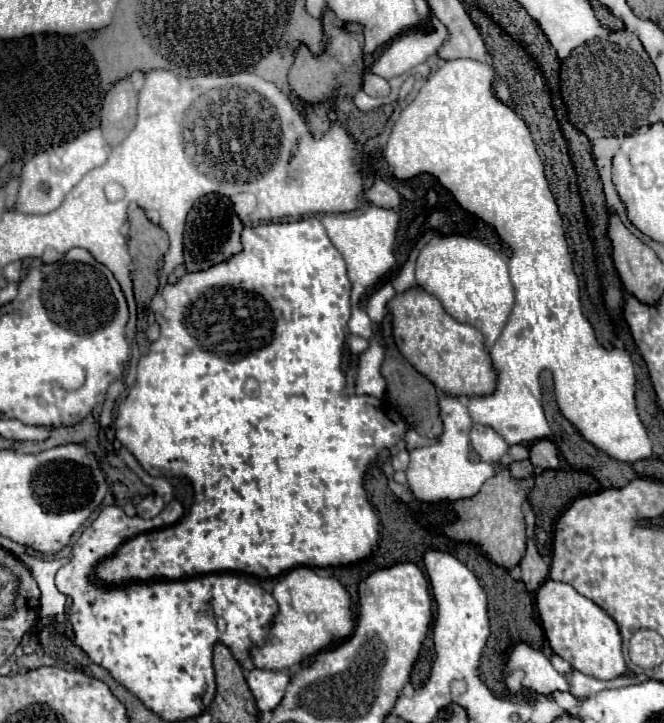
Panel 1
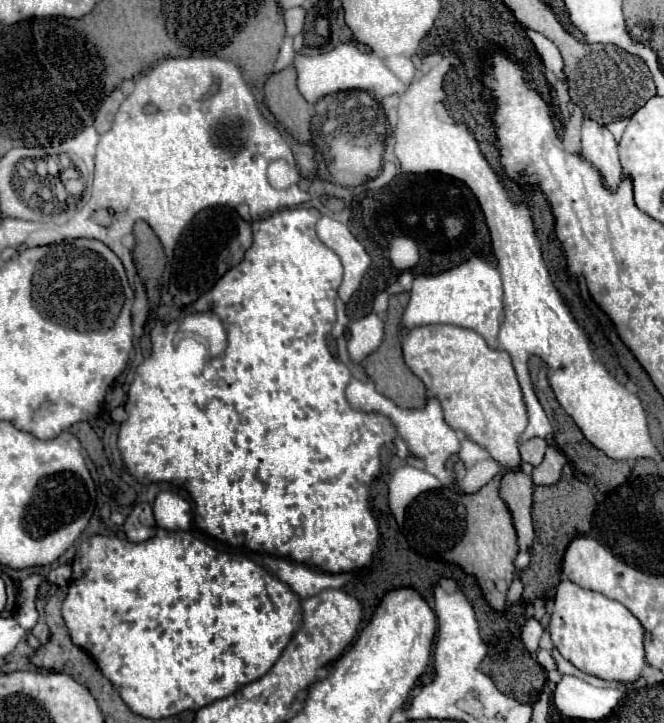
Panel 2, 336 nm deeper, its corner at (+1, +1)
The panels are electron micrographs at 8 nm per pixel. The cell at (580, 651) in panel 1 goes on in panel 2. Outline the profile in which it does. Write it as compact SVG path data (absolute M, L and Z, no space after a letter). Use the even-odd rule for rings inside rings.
M561 579L551 603L549 633L559 653L579 671L605 681L635 681L645 665L643 625L621 603Z

